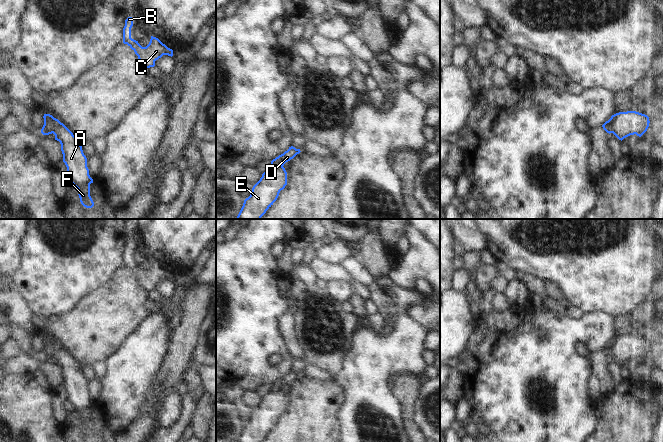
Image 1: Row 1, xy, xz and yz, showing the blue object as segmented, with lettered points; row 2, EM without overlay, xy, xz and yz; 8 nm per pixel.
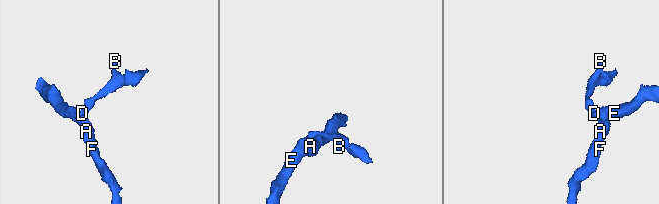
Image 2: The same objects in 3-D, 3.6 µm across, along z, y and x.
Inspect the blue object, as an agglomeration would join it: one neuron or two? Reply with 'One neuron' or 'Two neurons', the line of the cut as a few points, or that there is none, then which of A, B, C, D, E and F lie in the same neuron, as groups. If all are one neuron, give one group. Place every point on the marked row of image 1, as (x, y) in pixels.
Two neurons. Split along yz (616, 114), (614, 128), (611, 132). Groups: A E F / B C D

